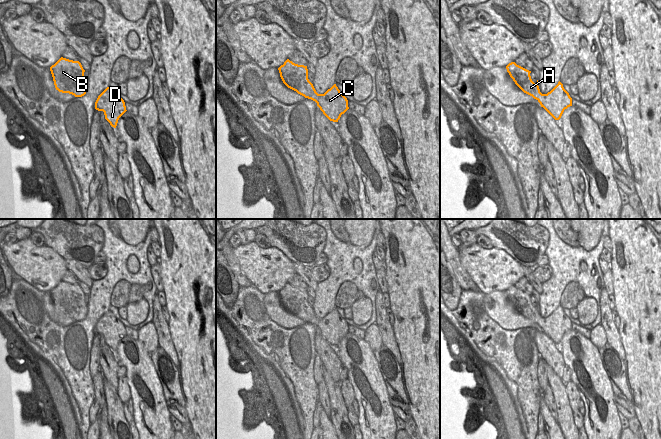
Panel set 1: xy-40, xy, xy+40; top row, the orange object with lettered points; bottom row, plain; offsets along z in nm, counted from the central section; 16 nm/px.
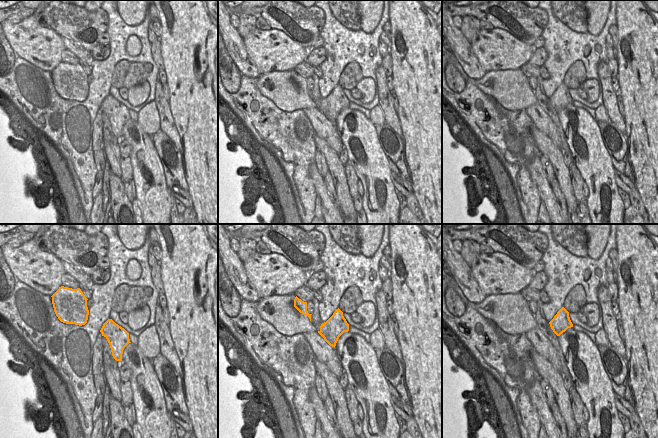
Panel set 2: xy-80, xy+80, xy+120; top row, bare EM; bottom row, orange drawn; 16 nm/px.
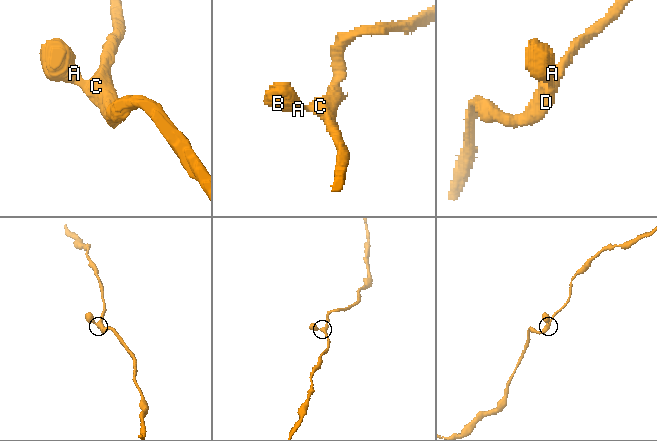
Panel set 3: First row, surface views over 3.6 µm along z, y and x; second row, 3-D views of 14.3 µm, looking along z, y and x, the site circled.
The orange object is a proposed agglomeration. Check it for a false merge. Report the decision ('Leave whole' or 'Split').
Leave whole.

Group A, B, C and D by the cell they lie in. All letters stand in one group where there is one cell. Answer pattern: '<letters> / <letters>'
A B C D

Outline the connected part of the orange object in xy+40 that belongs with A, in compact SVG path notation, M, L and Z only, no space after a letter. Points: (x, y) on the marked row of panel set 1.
M511 62L506 66L507 72L515 84L526 94L536 99L555 120L559 120L565 109L572 106L572 98L564 89L563 84L558 84L547 94L542 94L538 86L538 80L534 83L531 79L531 71Z

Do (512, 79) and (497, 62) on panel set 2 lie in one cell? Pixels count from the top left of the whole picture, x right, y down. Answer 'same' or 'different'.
different

